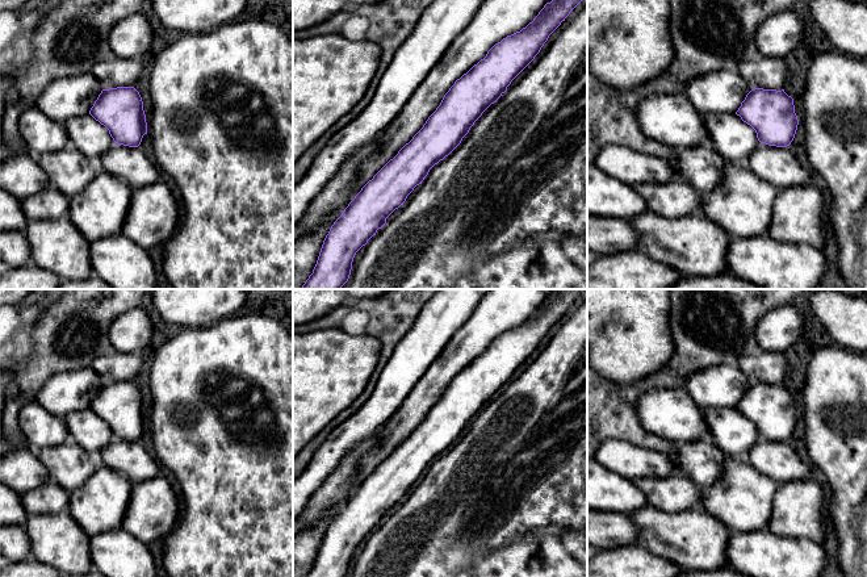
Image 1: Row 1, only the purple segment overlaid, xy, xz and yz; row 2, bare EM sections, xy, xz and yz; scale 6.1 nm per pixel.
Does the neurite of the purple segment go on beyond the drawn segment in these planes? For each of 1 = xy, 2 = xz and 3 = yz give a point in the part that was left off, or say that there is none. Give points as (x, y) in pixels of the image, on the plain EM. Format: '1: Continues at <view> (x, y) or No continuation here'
1: No continuation here
2: No continuation here
3: No continuation here

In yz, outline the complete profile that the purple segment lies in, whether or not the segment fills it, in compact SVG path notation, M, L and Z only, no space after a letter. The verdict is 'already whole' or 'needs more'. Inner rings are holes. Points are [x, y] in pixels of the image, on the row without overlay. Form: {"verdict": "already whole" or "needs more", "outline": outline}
{"verdict": "already whole", "outline": "M751 384L736 409L755 425L761 438L768 440L789 440L799 419L793 393L784 384Z"}

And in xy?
{"verdict": "already whole", "outline": "M134 381L102 384L89 409L109 425L114 438L138 442L147 428L143 396Z"}

